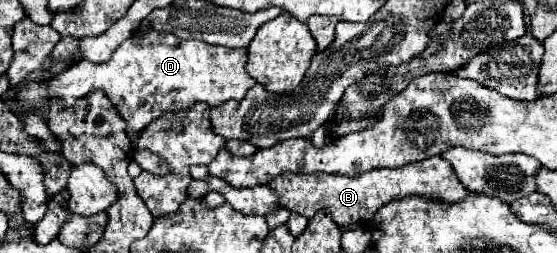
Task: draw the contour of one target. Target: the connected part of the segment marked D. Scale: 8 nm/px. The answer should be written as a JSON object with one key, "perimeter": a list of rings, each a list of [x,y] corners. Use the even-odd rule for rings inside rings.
{"perimeter":[[[138,31],[114,51],[110,61],[76,61],[66,69],[66,73],[60,73],[46,83],[24,85],[18,91],[18,97],[24,109],[40,109],[48,105],[50,97],[58,97],[60,101],[66,101],[66,105],[74,105],[74,101],[84,97],[84,93],[90,93],[90,89],[102,89],[126,121],[130,143],[136,145],[140,129],[168,111],[182,111],[194,103],[208,103],[214,107],[230,99],[242,101],[246,91],[256,85],[256,81],[246,73],[246,61],[246,49],[214,47],[196,39],[182,41],[170,33]]]}

